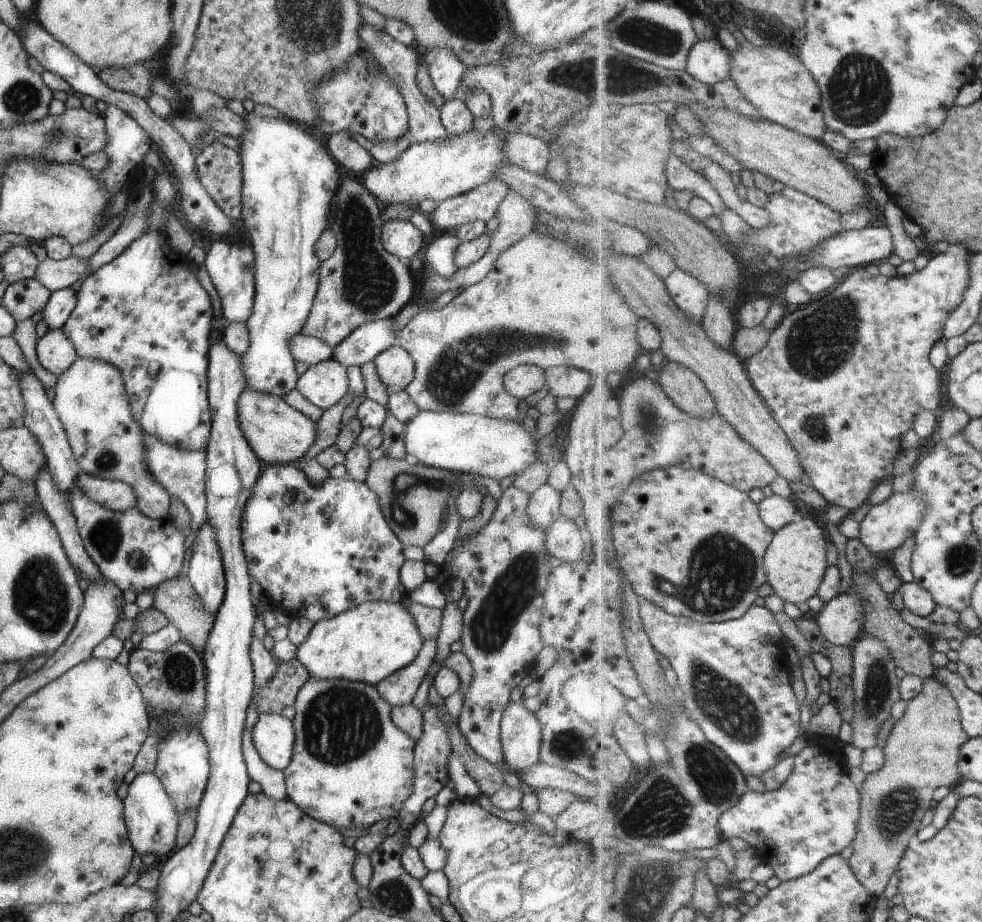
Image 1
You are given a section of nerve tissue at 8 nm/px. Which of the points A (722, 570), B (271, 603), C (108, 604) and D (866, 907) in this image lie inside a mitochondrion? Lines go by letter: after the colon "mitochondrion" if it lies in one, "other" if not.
A: mitochondrion
B: other
C: other
D: other

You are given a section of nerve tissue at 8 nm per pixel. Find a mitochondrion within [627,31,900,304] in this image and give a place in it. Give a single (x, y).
(859, 92)

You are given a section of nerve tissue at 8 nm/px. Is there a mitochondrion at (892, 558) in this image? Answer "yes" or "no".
no

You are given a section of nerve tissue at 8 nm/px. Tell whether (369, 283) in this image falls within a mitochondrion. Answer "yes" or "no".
yes

